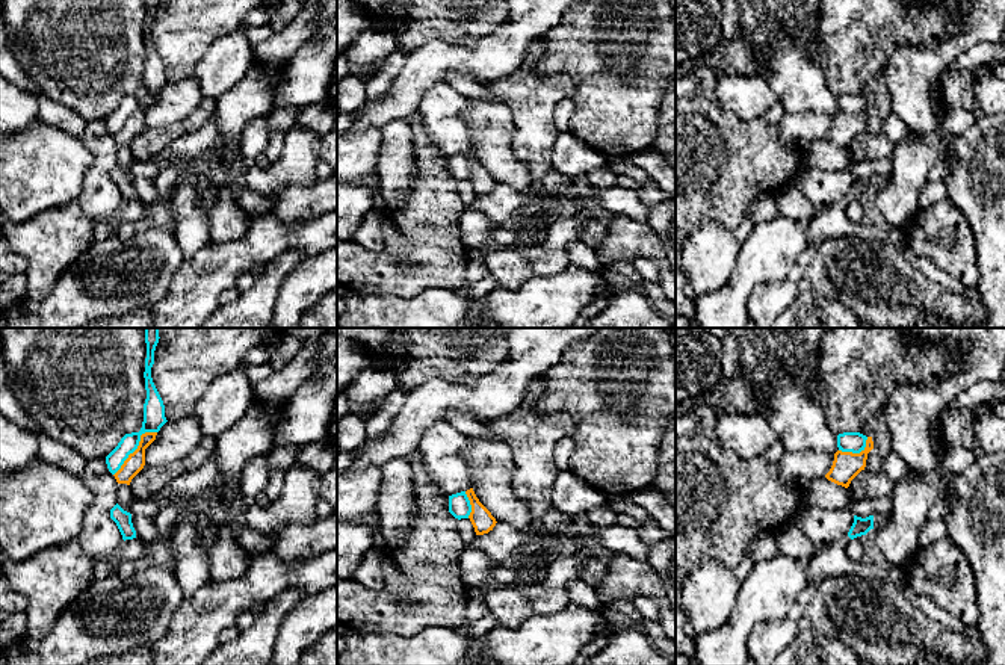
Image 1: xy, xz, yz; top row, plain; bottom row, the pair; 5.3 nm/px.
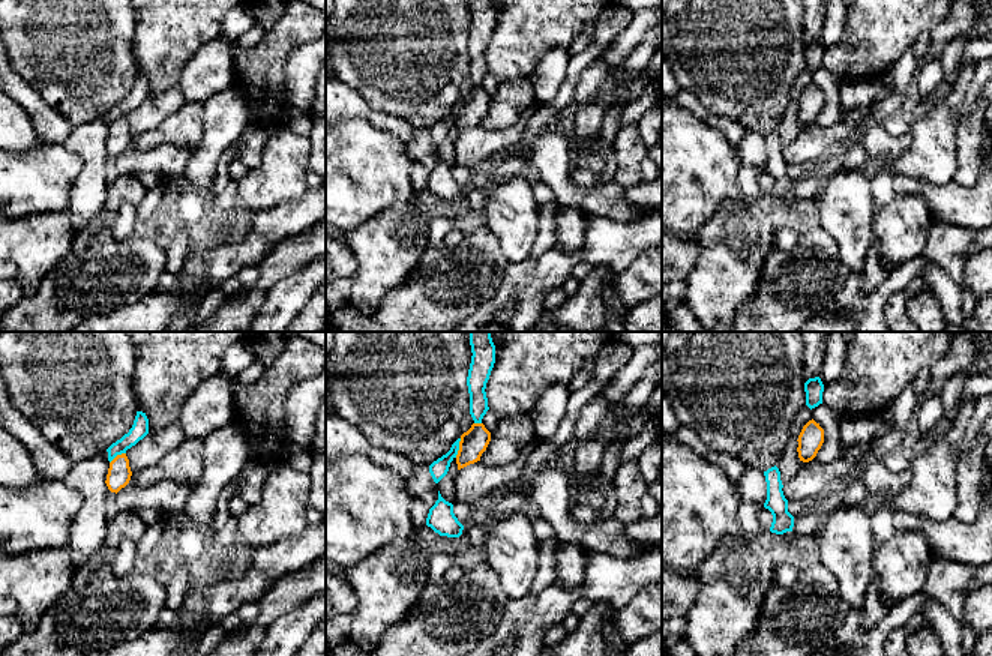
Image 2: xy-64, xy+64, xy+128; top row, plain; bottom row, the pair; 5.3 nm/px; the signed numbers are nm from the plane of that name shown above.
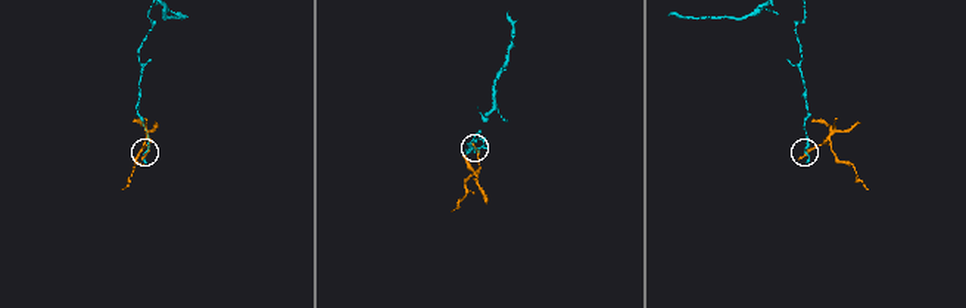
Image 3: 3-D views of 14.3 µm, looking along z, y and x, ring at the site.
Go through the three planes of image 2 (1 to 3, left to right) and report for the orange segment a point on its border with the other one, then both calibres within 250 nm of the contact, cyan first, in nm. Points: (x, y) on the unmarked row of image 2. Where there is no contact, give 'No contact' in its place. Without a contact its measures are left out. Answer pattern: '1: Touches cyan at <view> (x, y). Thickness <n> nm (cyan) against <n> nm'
1: Touches cyan at xy-64 (117, 117). Thickness 90 nm (cyan) against 130 nm
2: Touches cyan at xy+64 (458, 111). Thickness 100 nm (cyan) against 150 nm
3: No contact

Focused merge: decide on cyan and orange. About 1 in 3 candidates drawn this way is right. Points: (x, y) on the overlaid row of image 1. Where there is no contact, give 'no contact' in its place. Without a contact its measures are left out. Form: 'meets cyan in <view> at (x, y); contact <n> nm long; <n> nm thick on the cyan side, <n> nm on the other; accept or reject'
meets cyan in xy at (136, 448); contact 340 nm long; 110 nm thick on the cyan side, 100 nm on the other; reject

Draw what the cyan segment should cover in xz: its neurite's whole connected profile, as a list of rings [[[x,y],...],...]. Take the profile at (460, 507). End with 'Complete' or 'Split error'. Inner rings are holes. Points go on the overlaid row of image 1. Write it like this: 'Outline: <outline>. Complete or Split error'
Outline: [[[465,491],[449,496],[449,512],[458,520],[468,518],[472,505]]]. Complete

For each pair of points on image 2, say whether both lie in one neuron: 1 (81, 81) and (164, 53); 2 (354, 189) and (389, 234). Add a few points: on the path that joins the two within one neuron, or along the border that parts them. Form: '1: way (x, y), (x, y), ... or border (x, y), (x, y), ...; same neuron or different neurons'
1: border (135, 27), (134, 63), (137, 74); different neurons
2: border (405, 200), (389, 204), (354, 228), (342, 233); different neurons

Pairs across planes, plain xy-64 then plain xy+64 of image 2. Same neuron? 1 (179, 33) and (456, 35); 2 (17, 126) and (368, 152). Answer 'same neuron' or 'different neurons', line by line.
1: different neurons
2: different neurons

